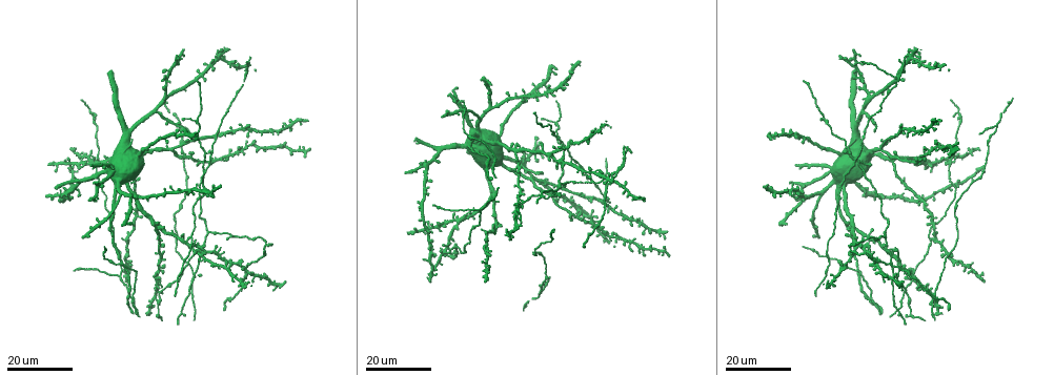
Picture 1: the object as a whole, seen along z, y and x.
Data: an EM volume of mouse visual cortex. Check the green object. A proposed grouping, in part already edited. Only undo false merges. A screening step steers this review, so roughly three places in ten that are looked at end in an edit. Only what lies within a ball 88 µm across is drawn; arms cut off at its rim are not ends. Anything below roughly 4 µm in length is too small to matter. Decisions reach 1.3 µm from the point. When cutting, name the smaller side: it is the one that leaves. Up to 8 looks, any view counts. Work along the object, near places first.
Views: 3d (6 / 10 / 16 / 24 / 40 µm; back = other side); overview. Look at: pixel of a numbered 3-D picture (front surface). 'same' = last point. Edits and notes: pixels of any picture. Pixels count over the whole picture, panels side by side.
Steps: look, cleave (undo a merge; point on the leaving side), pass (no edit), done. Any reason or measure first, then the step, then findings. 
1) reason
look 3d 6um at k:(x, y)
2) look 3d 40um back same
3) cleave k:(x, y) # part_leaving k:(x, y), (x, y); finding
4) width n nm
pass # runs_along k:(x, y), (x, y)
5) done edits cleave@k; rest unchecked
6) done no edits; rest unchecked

branch point
look 3d 24um at 1:(949, 162)

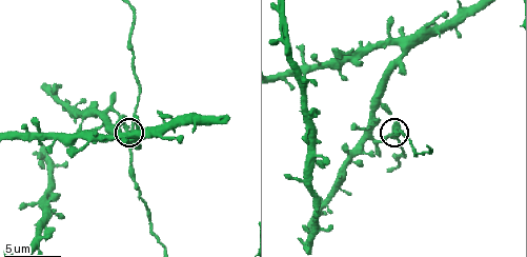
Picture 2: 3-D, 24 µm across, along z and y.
look 3d 10um at 2:(134, 126)

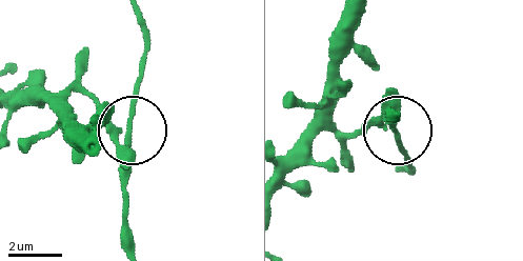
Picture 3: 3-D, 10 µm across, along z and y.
width 180 nm
pass # continuous, no second cell

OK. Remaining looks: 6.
arms part here
look 3d 16um at 1:(997, 125)

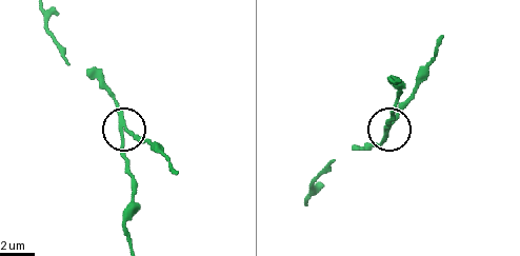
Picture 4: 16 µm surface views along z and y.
look 3d 10um at 4:(126, 130)

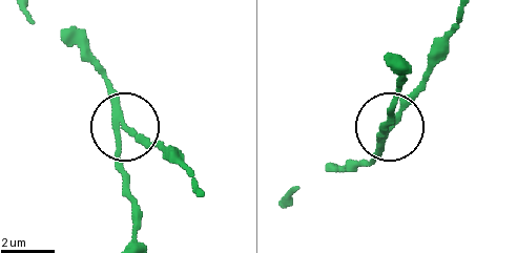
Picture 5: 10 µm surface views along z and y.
side_arm 7 um
cleave 5:(129, 131) # part_leaving 5:(120, 105), (127, 123), (200, 188); two cells meet here

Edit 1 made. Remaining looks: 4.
a fork
look 3d 16um at 1:(557, 186)

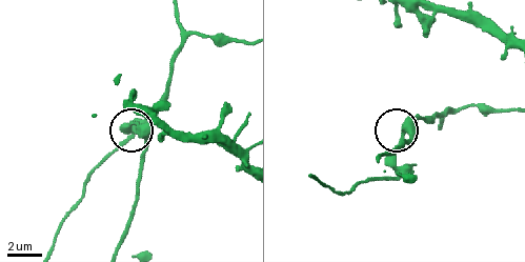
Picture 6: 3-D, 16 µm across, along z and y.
look 3d 6um at 6:(403, 128)

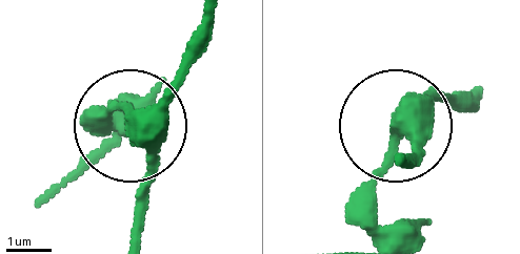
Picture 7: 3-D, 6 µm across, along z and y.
pass # runs_along 7:(210, 18), (195, 63), (134, 131), (145, 229); continuous, no second cell

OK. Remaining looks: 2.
look 3d 24um at 1:(205, 160)

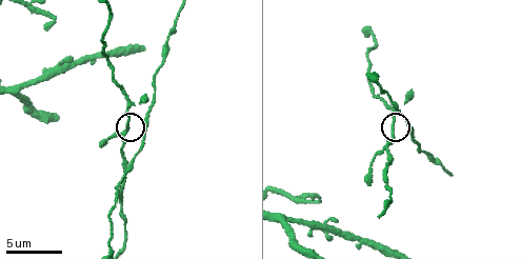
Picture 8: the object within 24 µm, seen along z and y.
zoom in
look 3d 10um at 8:(126, 124)

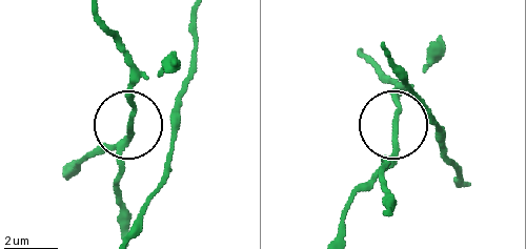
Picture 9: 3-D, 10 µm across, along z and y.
arms 3
pass # continuous, no second cell

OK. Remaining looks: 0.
done edits cleave@5; rest unchecked

